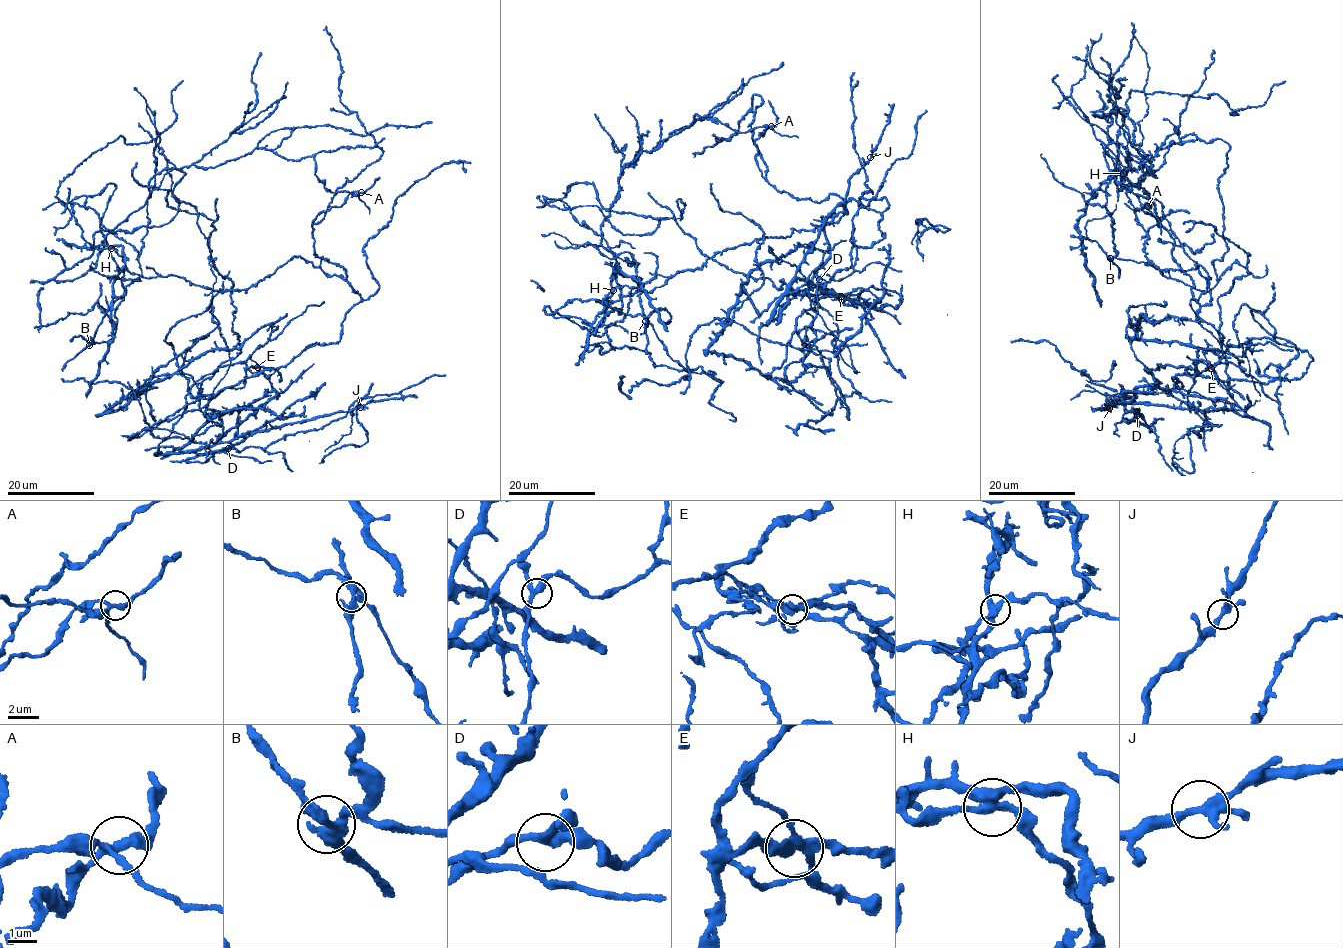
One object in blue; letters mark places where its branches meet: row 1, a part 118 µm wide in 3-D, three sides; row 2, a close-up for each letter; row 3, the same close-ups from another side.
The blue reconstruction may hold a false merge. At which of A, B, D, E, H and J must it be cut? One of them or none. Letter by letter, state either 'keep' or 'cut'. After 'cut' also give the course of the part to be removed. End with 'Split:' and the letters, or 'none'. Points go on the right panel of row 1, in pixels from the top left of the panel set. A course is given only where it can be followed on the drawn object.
A: keep
B: keep
D: keep
E: cut; foreign part runs (1212, 368), (1237, 405), (1252, 420)
H: keep
J: keep
Split: E

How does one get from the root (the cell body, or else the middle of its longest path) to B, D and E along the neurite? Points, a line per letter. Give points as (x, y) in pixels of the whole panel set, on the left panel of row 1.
B: (200, 399), (338, 340), (361, 297), (299, 256), (219, 292), (134, 274), (113, 246), (139, 280), (89, 345)
D: (200, 399), (102, 413), (206, 334), (192, 397), (253, 366), (275, 392), (196, 451), (228, 448)
E: (200, 399), (150, 426), (136, 390), (102, 413), (195, 337), (181, 373), (194, 398), (257, 367)

